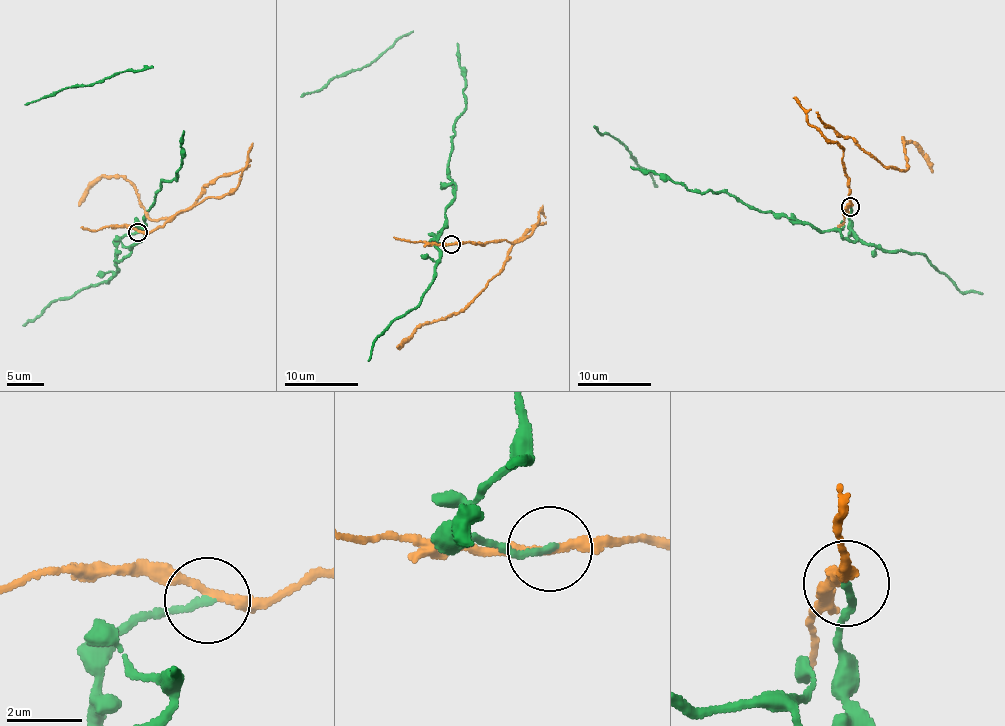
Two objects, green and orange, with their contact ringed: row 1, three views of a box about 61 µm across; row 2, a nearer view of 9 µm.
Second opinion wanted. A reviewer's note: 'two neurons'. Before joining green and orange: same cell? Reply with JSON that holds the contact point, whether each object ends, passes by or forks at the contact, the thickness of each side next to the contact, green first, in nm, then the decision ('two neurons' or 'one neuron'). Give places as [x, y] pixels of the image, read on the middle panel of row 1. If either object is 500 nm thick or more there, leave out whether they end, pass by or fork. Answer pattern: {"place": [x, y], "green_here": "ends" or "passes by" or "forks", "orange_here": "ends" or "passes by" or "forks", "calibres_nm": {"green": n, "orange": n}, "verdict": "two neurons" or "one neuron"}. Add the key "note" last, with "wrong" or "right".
{"place": [451, 244], "green_here": "ends", "orange_here": "passes by", "calibres_nm": {"green": 200, "orange": 200}, "verdict": "two neurons", "note": "right"}

